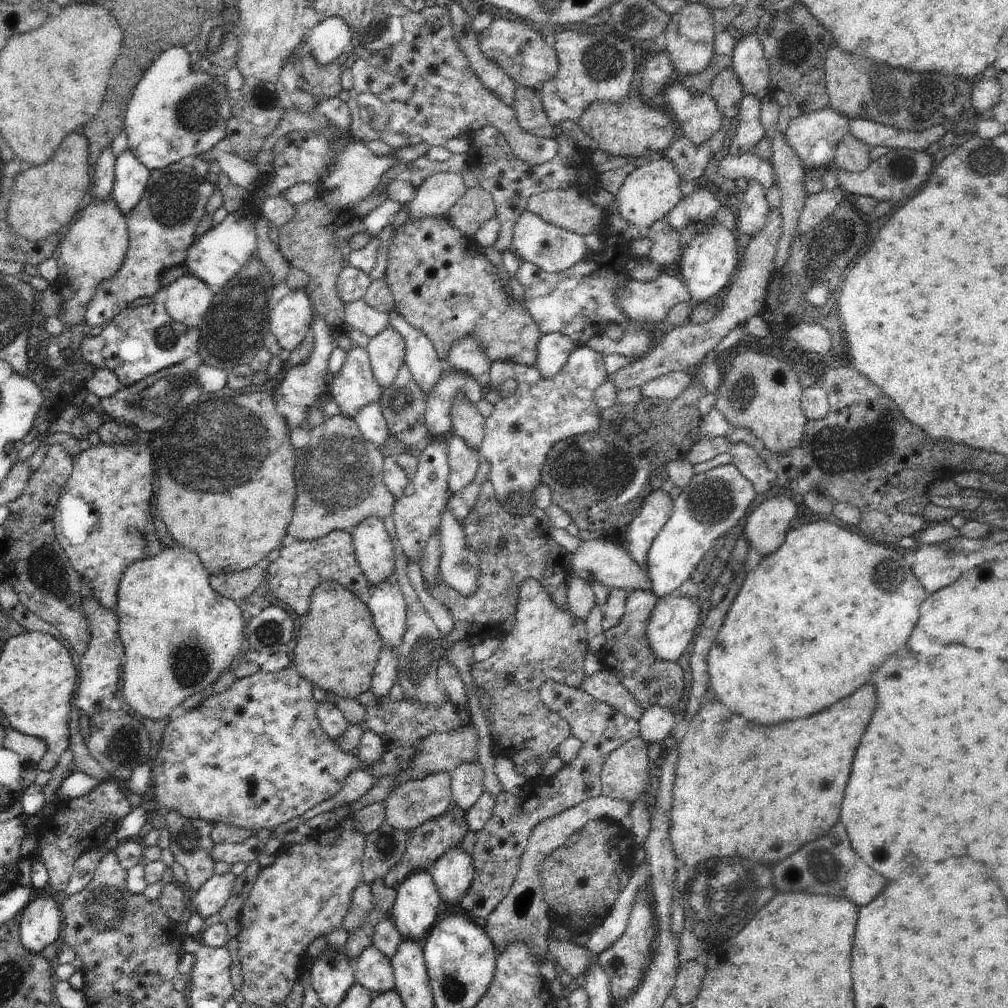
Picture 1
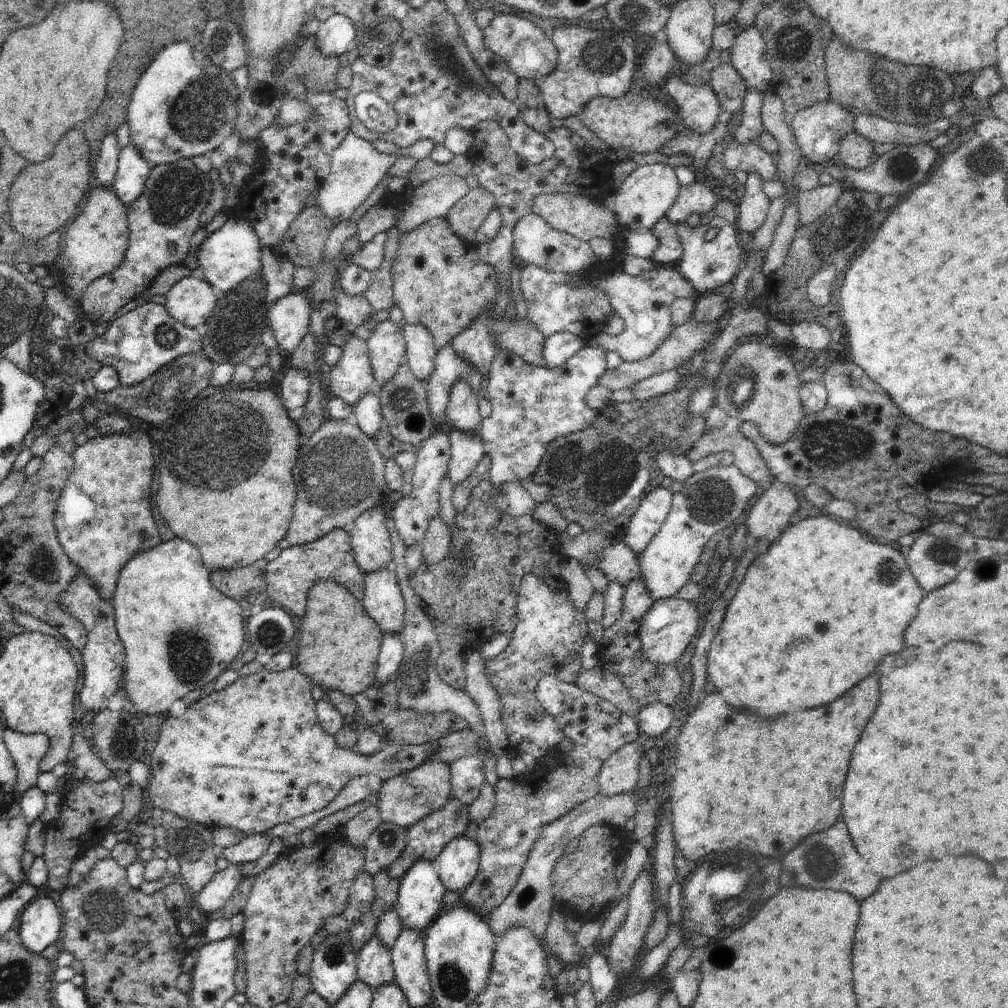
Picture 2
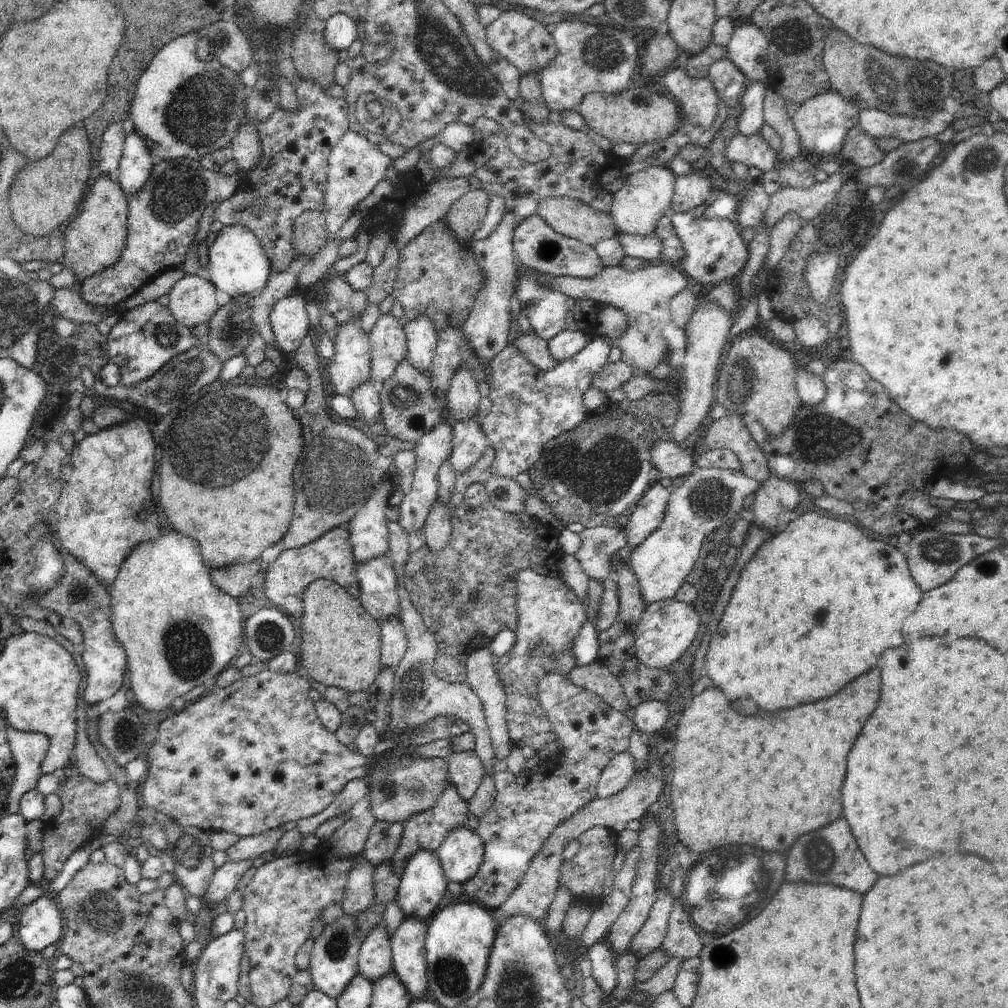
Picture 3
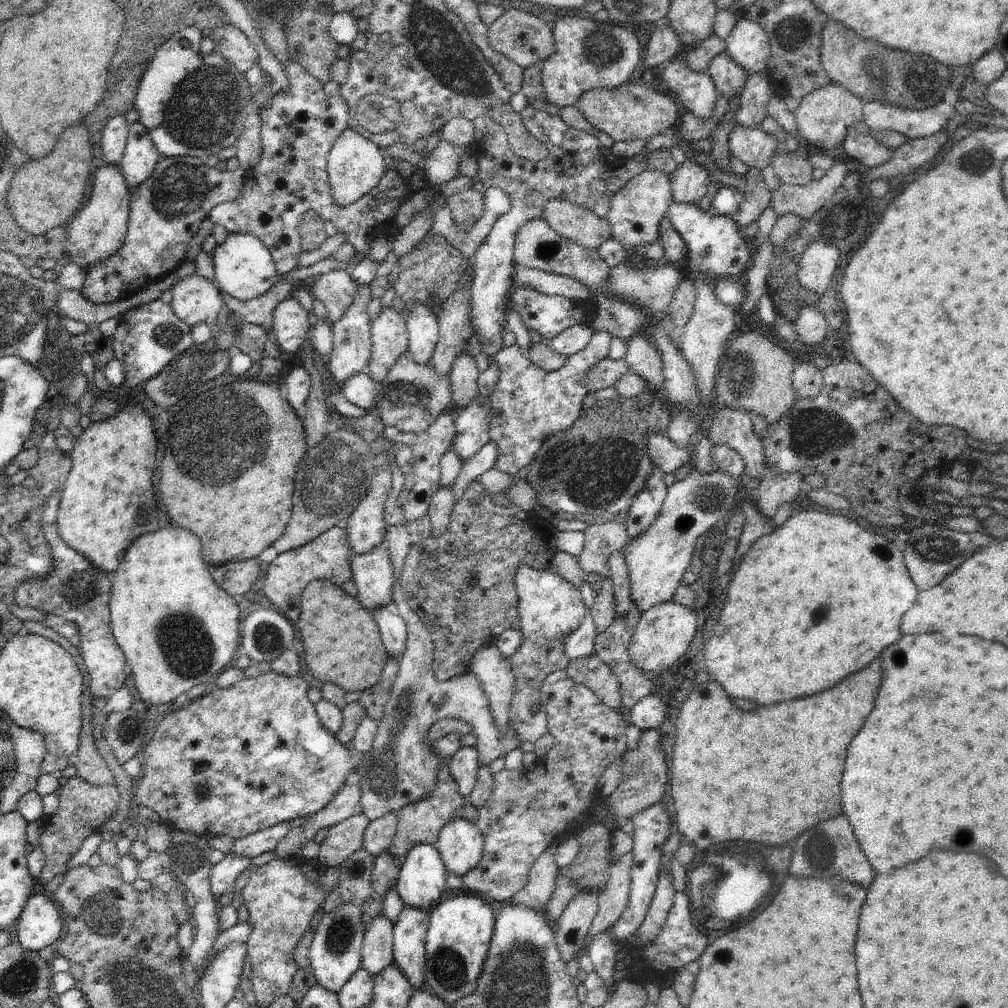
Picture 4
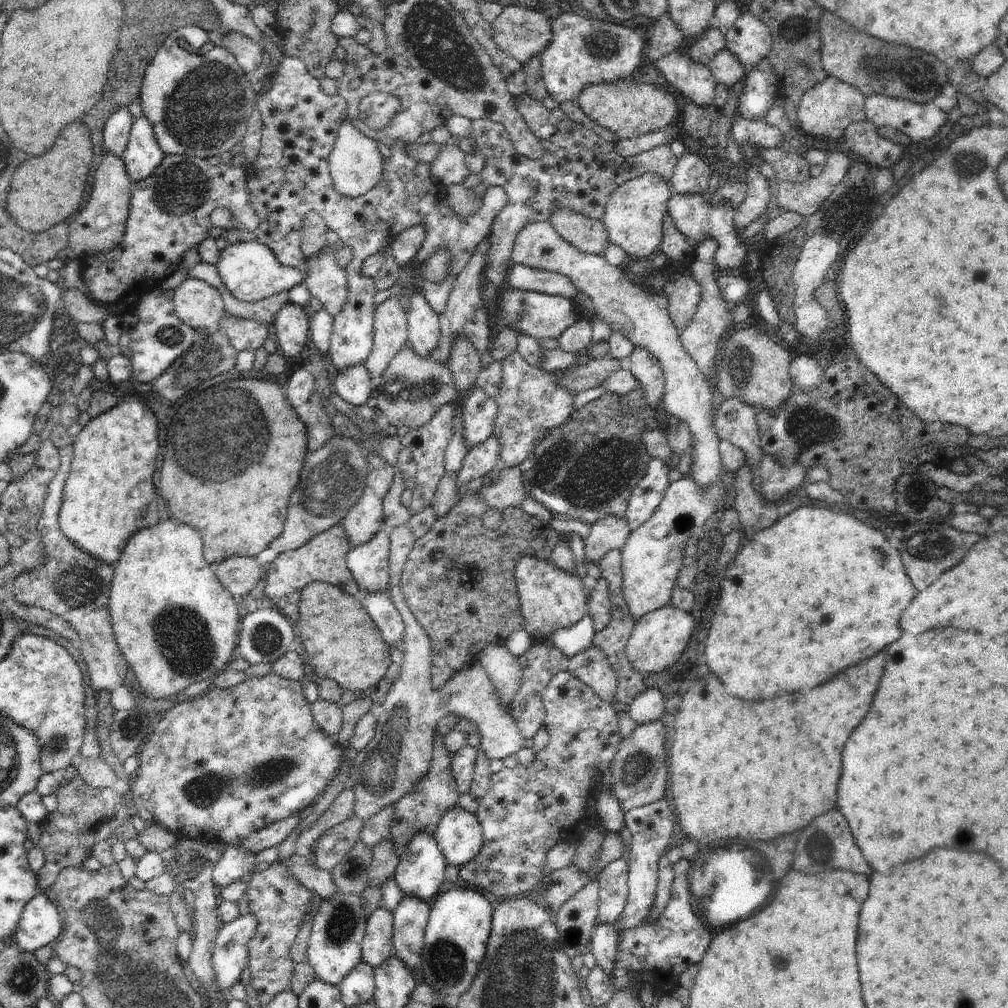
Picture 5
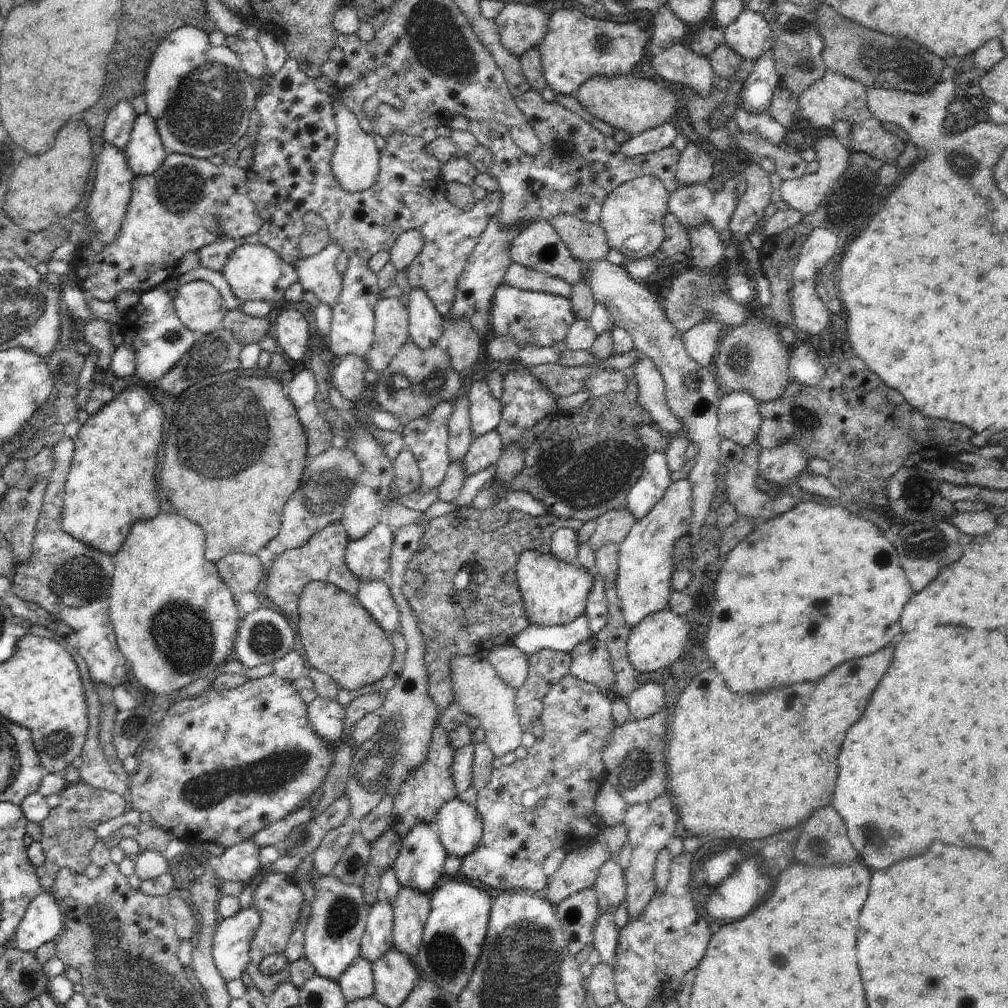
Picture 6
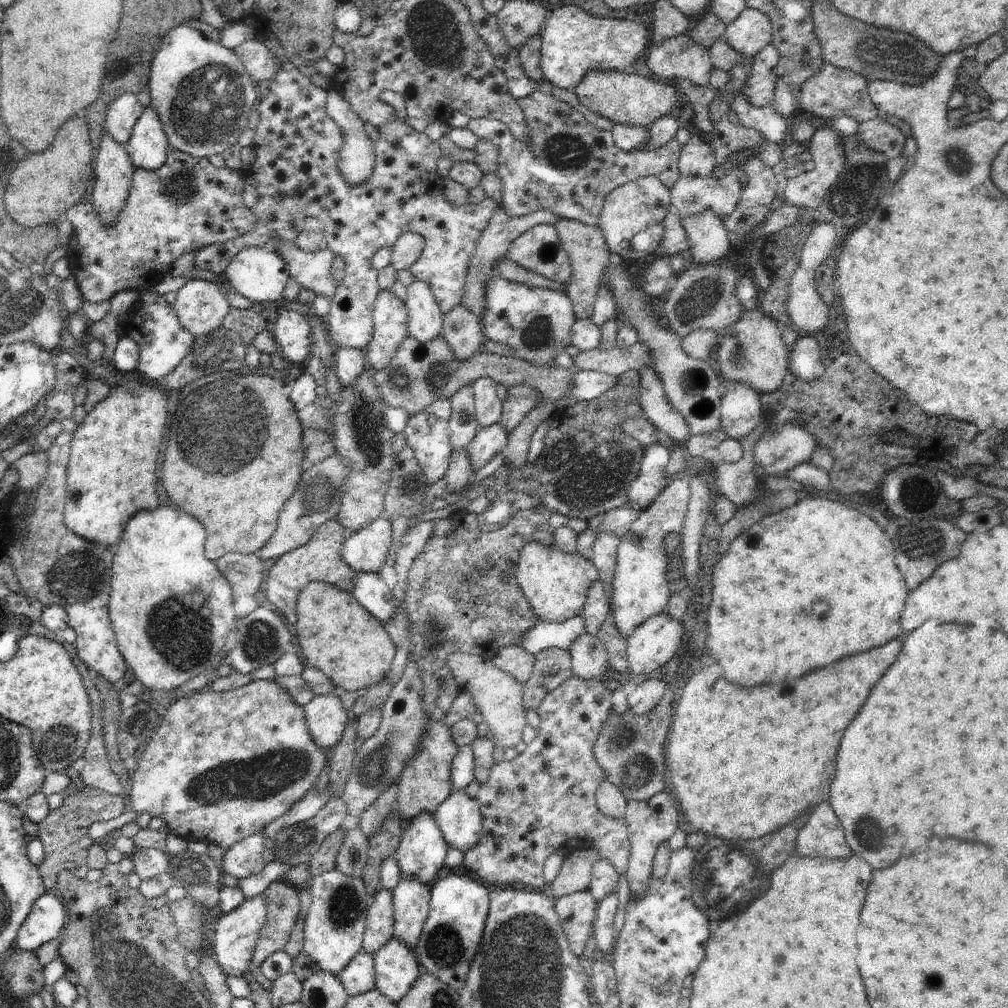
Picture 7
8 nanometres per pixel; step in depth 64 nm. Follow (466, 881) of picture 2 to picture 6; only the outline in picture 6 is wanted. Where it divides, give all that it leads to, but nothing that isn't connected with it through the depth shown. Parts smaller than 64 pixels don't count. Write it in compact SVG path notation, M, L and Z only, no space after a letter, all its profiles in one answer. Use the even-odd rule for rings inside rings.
M458 797L440 808L433 827L447 856L456 856L460 860L478 848L483 833L482 821L475 806L469 806Z

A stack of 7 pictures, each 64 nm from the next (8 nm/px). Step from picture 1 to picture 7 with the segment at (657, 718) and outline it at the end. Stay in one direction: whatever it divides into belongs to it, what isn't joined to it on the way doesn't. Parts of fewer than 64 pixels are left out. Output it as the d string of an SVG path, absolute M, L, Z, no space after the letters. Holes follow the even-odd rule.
M649 679L634 686L627 695L629 709L636 716L644 716L652 712L664 696L665 685L666 683L659 679Z

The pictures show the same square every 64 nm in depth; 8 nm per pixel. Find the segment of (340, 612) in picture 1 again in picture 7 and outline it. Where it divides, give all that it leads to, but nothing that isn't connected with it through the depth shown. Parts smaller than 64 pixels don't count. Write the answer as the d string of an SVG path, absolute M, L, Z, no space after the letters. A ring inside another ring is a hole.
M312 581L304 587L297 598L297 621L291 626L295 633L294 648L303 655L306 667L320 668L336 687L347 691L357 691L382 681L395 655L392 637L381 622L368 612L352 593L340 590L338 586L324 582Z

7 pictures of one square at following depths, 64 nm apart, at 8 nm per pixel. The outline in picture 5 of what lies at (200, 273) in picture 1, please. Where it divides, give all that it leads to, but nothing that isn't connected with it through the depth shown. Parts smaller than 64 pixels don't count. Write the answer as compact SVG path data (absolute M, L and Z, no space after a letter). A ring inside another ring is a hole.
M258 240L229 244L220 250L220 260L216 266L224 286L241 301L256 301L268 296L276 296L282 290L290 290L293 286L303 283L308 276L306 261L298 267L282 266L272 254L272 250Z

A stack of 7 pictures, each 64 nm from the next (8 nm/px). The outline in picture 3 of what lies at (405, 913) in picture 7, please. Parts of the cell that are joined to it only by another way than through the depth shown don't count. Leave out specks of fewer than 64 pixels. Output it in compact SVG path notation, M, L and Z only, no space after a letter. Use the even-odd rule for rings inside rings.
M405 918L391 938L393 971L413 1000L430 997L425 938L428 923Z

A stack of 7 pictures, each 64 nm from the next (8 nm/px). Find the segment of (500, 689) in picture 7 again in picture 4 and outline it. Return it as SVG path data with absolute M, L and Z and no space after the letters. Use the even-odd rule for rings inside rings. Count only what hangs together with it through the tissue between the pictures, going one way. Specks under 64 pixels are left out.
M406 525L391 526L386 539L394 580L396 580L392 593L394 611L404 619L407 641L406 650L399 660L399 670L388 704L384 707L384 718L377 726L374 746L370 752L366 752L360 758L360 764L356 768L360 776L360 790L362 790L359 804L362 806L362 813L370 821L386 814L397 814L404 806L412 802L420 802L422 798L434 792L438 770L444 762L441 757L432 752L431 744L426 744L426 734L430 726L434 726L434 723L440 719L454 717L472 724L482 766L490 766L496 758L505 757L514 748L521 746L512 728L500 734L496 724L491 722L494 716L488 708L488 698L480 686L480 680L473 676L472 670L468 668L463 675L455 676L447 681L436 680L431 670L433 640L418 614L410 608L400 582L405 558L412 545Z

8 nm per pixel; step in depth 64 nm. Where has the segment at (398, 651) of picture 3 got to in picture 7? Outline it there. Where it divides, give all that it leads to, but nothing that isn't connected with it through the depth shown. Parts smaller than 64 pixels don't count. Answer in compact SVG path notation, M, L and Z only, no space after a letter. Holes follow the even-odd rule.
M359 572L354 580L354 598L368 611L374 614L374 618L382 624L388 624L390 618L396 614L399 607L393 590L382 579L380 573Z

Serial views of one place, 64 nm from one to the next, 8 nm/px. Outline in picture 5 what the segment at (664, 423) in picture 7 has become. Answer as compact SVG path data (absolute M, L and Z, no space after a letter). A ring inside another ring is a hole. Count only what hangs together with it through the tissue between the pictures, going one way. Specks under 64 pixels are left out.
M633 346L626 363L634 378L640 382L639 388L644 390L644 402L650 408L657 408L663 400L665 378L656 356L642 346Z

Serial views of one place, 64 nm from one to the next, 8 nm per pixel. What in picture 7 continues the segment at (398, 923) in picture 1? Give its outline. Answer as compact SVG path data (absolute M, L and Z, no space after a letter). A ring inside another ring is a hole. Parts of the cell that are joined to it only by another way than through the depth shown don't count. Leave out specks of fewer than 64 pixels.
M422 812L418 814L414 820L403 825L403 833L395 852L396 862L400 866L400 876L414 876L418 878L422 884L433 887L438 878L441 877L444 869L445 858L447 855L448 844L444 840L444 834L440 832L434 815L430 812Z

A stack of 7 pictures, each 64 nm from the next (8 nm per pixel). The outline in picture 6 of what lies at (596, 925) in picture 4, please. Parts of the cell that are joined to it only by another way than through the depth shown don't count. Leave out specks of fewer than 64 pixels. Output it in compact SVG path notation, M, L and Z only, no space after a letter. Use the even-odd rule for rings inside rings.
M613 859L607 860L606 864L602 865L593 886L596 888L600 915L606 910L612 910L614 914L626 900L625 872L622 866Z

